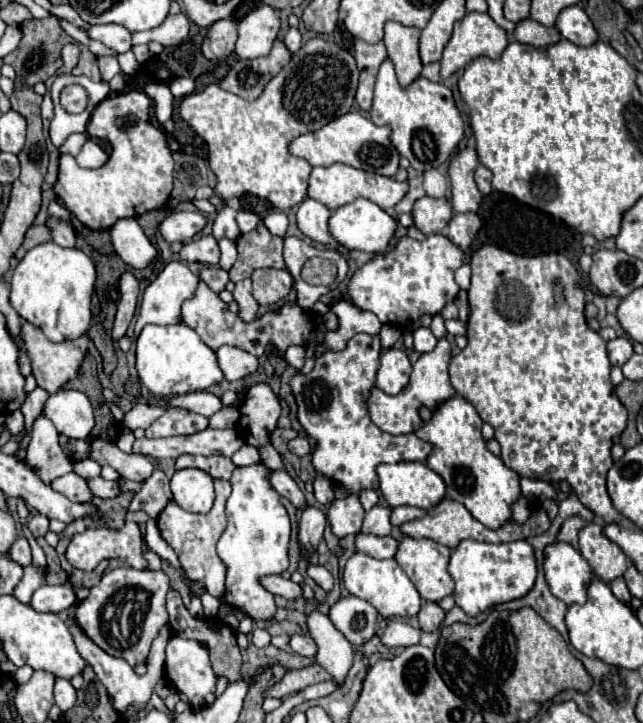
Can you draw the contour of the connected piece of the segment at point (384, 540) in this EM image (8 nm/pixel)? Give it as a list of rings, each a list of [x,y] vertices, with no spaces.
[[[358,533],[356,535],[356,549],[364,555],[376,557],[376,559],[388,559],[394,557],[398,549],[398,541],[394,537],[378,537],[378,535],[366,535]]]

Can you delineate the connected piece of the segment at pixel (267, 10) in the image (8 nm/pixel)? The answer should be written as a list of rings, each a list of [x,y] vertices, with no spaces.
[[[270,5],[256,7],[238,23],[236,55],[240,59],[256,59],[268,55],[278,29],[280,19],[276,15],[276,9]]]

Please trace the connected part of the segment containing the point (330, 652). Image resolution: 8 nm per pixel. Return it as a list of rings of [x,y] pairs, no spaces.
[[[318,609],[306,613],[306,625],[308,625],[308,635],[318,645],[318,655],[316,655],[318,665],[332,675],[332,681],[336,685],[342,685],[352,667],[352,657],[354,657],[350,641],[330,623],[328,615],[320,613]]]

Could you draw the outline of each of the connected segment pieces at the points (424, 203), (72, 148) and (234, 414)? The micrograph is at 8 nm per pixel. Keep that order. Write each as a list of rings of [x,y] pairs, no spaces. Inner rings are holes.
[[[422,197],[414,203],[412,209],[414,225],[424,233],[440,233],[448,221],[452,219],[452,205],[446,199],[434,199],[434,197]]]
[[[74,133],[74,135],[70,135],[70,137],[62,143],[62,147],[58,147],[58,151],[60,151],[60,153],[68,153],[68,155],[76,157],[76,155],[80,153],[82,145],[86,143],[86,139],[88,139],[88,135],[86,135],[86,133]]]
[[[224,407],[208,419],[208,425],[214,429],[234,429],[236,421],[238,421],[238,409],[236,407]]]

